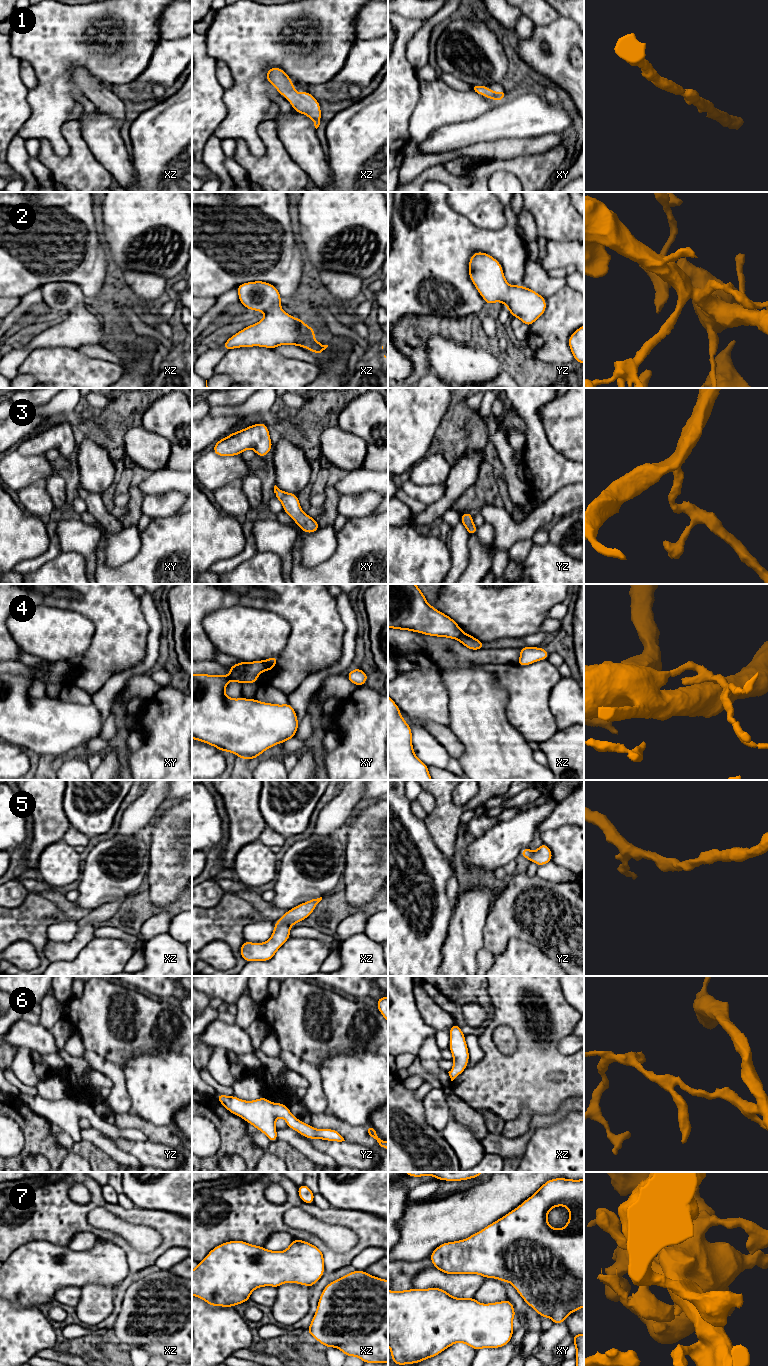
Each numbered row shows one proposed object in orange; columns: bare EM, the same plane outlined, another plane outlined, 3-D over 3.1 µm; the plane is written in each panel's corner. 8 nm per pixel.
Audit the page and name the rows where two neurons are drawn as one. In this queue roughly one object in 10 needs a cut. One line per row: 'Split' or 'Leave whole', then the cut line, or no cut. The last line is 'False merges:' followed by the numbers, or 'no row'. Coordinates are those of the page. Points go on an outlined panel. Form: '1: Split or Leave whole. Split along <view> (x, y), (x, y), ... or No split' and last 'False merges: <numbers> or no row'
1: Leave whole. No split
2: Leave whole. No split
3: Leave whole. No split
4: Split. Split along xy (262, 661), (265, 669)
5: Leave whole. No split
6: Leave whole. No split
7: Leave whole. No split
False merges: 4

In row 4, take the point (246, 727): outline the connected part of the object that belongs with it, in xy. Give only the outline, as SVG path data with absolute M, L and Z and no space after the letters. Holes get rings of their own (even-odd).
M239 662L229 666L231 672L225 676L192 674L192 739L216 747L220 751L232 752L241 759L254 760L267 749L295 737L299 722L294 708L289 704L272 704L254 699L230 698L225 694L225 687L230 681L242 684L256 683L258 675L265 671L264 662Z

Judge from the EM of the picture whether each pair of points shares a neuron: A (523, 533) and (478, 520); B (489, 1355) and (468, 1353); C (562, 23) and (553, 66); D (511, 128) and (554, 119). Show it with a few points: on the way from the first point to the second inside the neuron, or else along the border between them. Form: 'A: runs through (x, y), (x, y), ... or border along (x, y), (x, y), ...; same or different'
A: border along (479, 513), (485, 521); different
B: border along (476, 1351), (474, 1355); different
C: runs through (562, 34), (555, 41), (554, 55); same
D: runs through (522, 119), (543, 119); same

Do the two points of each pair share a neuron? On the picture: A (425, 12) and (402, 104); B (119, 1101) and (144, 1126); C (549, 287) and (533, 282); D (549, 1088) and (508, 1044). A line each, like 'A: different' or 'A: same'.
A: different
B: different
C: same
D: different

